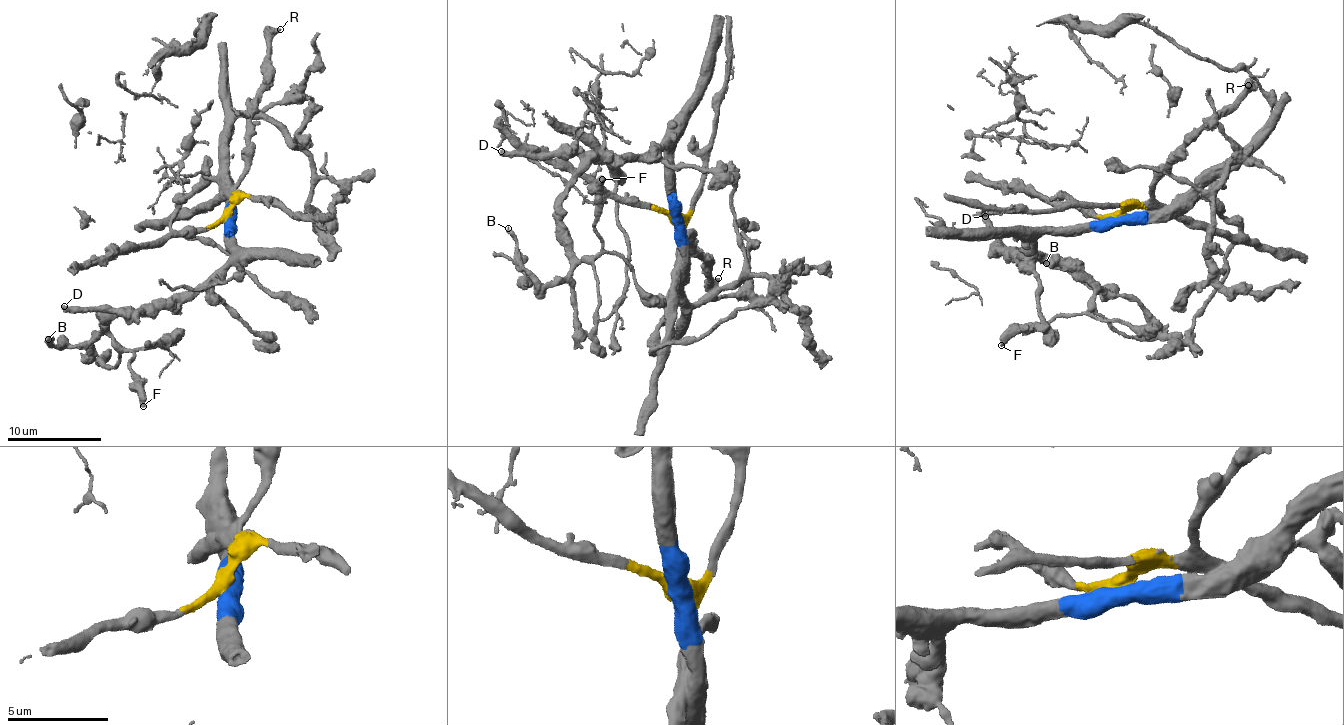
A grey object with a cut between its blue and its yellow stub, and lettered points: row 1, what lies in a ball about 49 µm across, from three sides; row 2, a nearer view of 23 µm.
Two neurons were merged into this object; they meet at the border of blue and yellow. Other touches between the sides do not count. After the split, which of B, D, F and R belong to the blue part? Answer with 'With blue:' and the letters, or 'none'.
With blue: B, D, F

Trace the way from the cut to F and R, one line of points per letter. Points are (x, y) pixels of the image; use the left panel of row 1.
F: (228, 215), (237, 246), (205, 282), (142, 310), (129, 308), (103, 319), (101, 325), (132, 351), (144, 406)
R: (228, 215), (229, 201), (244, 168), (247, 107), (264, 80), (262, 65), (268, 44), (280, 28)

